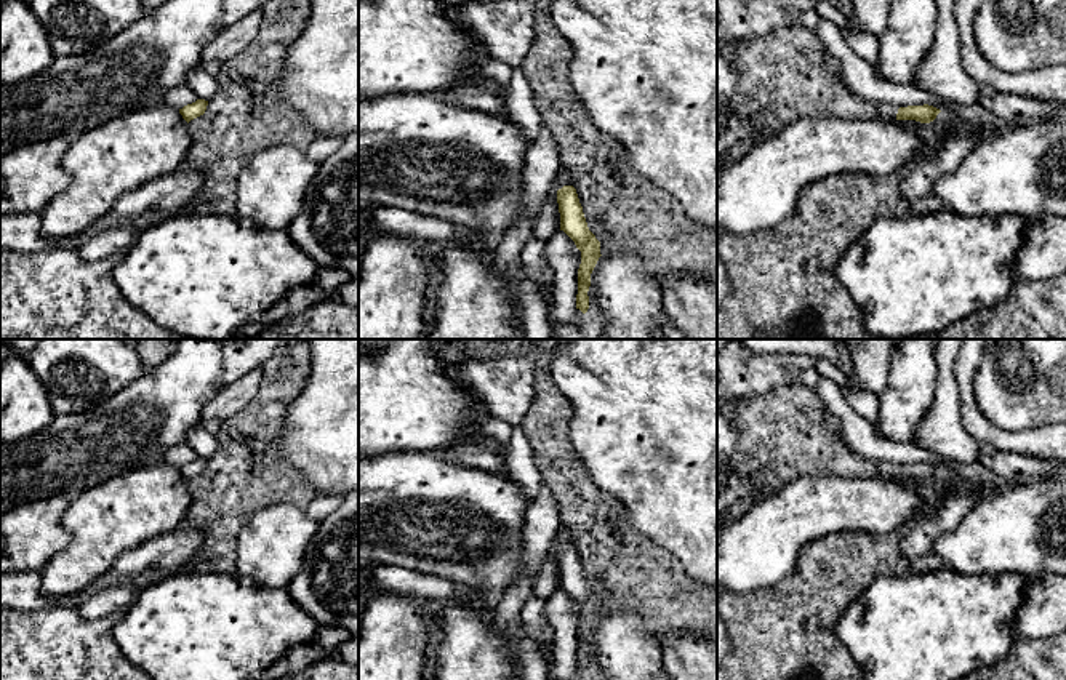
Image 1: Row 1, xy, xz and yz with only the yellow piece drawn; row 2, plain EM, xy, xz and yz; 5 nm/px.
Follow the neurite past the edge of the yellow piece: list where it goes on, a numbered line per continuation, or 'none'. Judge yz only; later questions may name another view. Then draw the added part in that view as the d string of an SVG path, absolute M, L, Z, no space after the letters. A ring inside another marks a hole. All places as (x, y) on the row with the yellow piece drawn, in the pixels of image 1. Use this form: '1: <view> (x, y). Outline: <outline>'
1: yz (885, 111). Outline: M872 102L874 109L877 110L879 117L896 120L898 109L893 104L884 104L884 102Z

